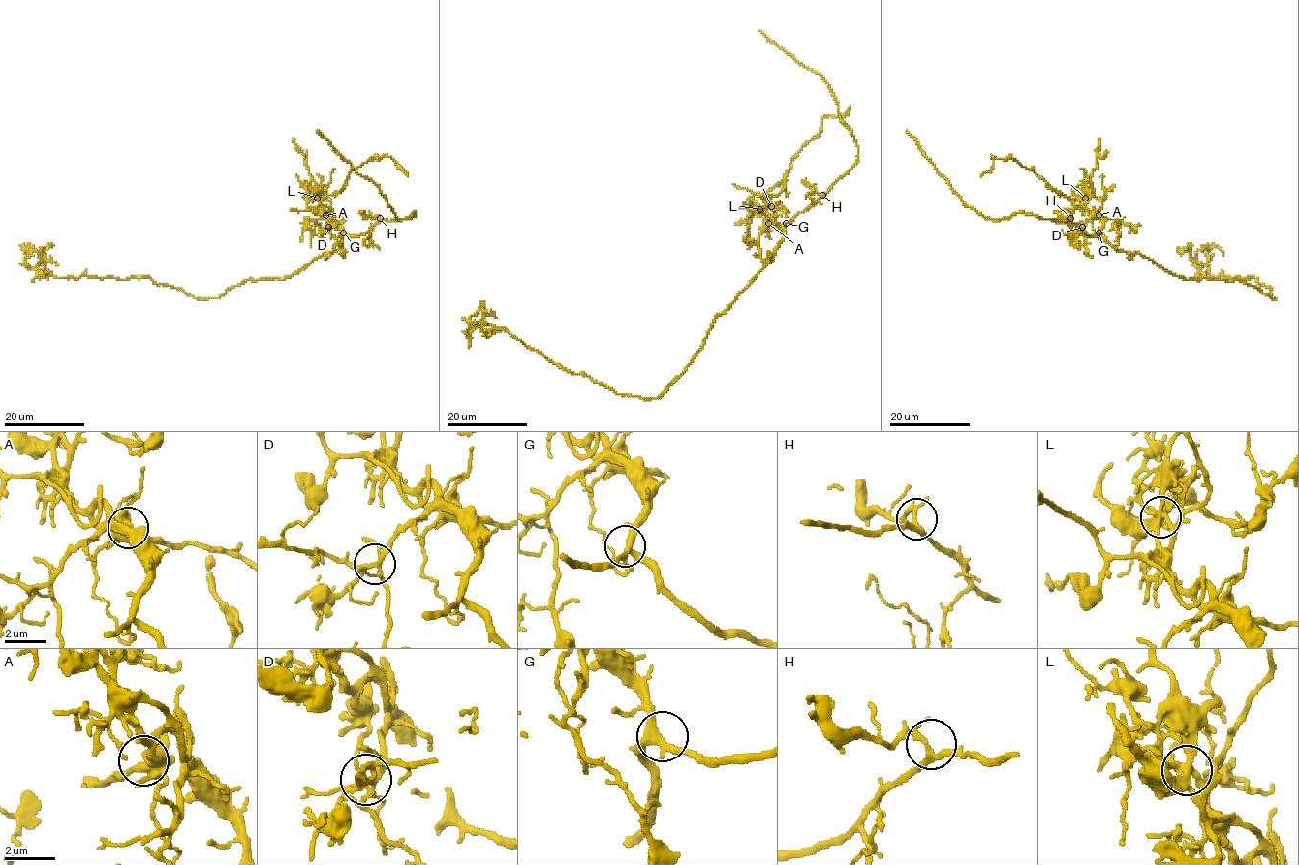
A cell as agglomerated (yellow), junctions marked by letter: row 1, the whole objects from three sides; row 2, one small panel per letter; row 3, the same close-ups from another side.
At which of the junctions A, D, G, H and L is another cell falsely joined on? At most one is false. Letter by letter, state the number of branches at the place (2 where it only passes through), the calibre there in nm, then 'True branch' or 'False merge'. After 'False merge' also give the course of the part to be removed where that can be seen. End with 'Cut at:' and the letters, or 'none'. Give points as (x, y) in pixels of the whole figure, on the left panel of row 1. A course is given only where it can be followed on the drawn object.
A: Branches: 5. Thickness 480 nm. True branch
D: Branches: 5. Thickness 220 nm. True branch
G: Branches: 3. Thickness 300 nm. True branch
H: Branches: 4. Thickness 240 nm. True branch
L: Branches: 7. Thickness 360 nm. True branch
Cut at: none

